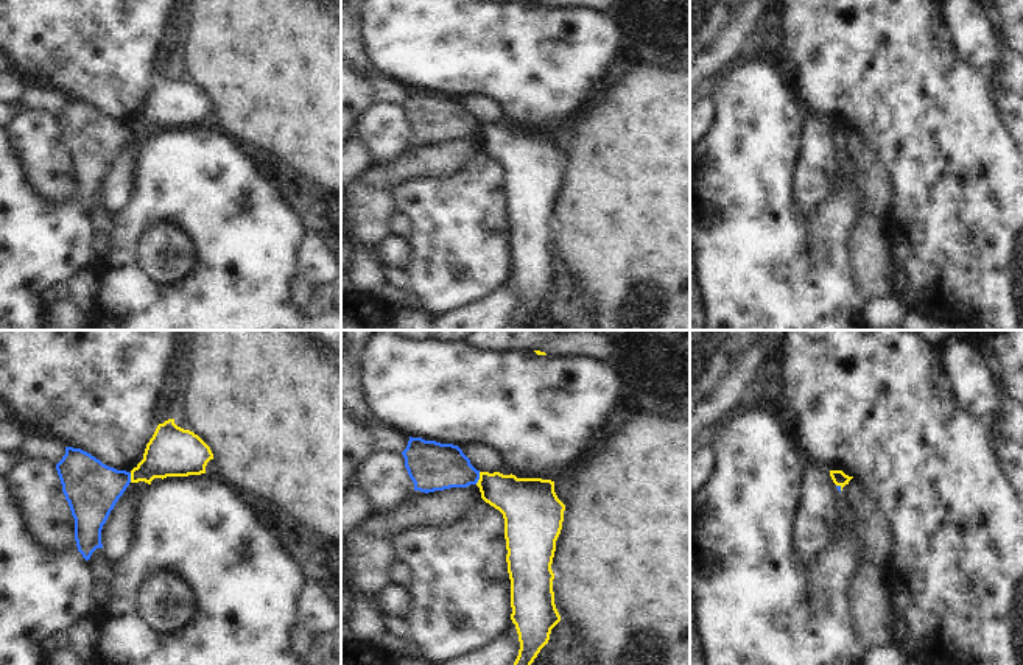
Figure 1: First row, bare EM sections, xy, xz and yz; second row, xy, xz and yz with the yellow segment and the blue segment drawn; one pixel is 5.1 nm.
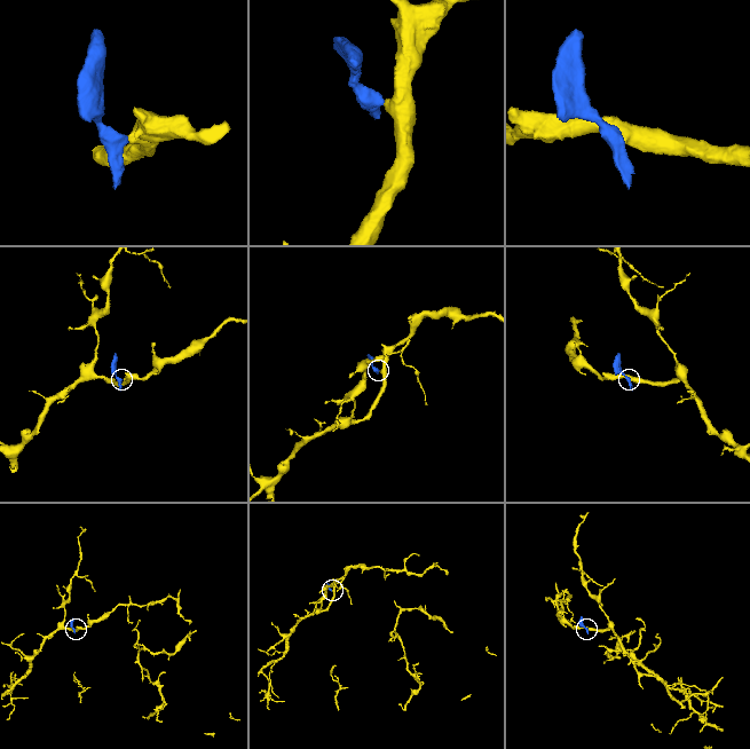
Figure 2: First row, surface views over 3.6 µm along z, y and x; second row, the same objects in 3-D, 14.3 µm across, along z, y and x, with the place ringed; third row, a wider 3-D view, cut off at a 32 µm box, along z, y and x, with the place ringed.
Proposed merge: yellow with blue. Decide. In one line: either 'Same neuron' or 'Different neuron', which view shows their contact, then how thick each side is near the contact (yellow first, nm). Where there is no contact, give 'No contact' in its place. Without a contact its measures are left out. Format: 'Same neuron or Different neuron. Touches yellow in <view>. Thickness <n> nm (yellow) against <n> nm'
Different neuron. Touches yellow in xz. Thickness 240 nm (yellow) against 260 nm

